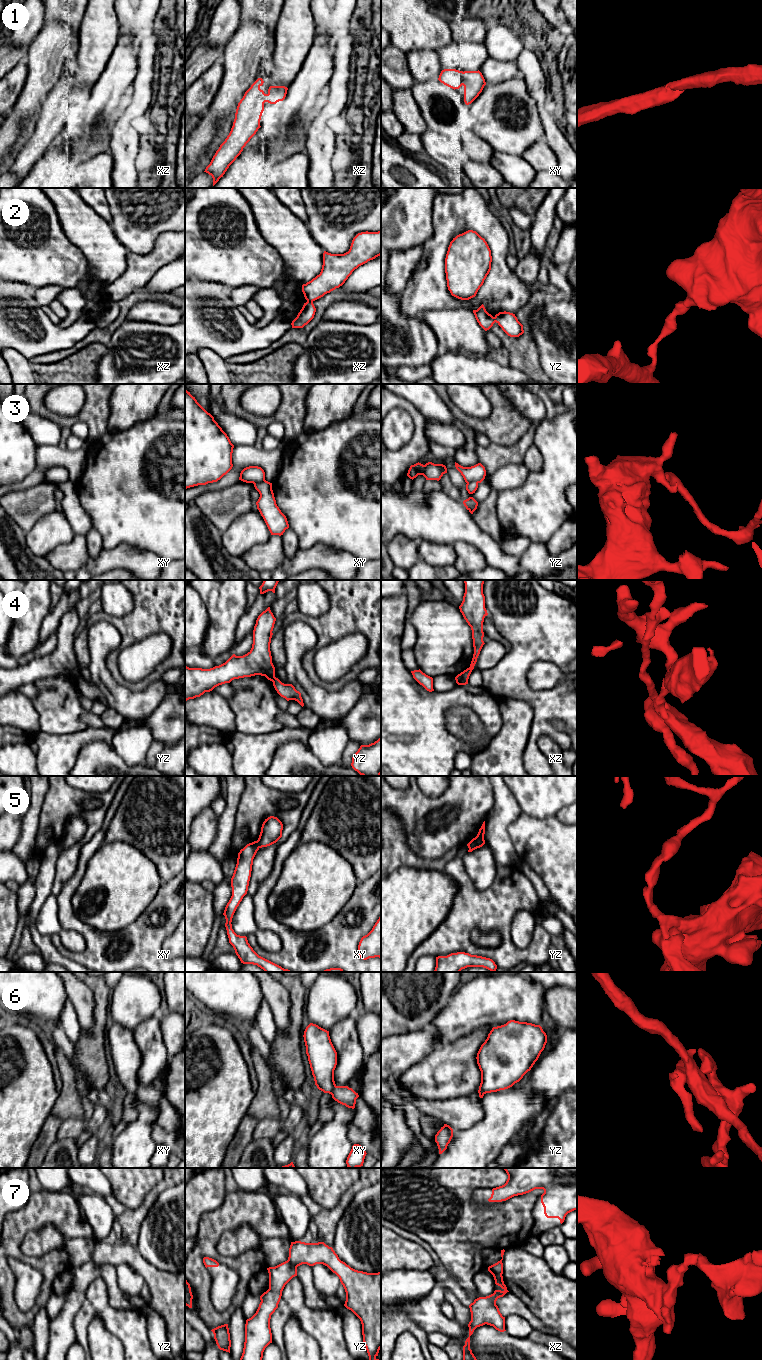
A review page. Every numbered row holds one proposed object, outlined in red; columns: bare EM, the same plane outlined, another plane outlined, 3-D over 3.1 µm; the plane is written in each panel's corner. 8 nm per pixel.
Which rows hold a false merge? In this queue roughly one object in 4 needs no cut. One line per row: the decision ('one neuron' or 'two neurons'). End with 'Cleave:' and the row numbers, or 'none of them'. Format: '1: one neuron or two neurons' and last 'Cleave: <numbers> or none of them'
1: one neuron
2: two neurons
3: two neurons
4: two neurons
5: two neurons
6: two neurons
7: two neurons
Cleave: 2, 3, 4, 5, 6, 7

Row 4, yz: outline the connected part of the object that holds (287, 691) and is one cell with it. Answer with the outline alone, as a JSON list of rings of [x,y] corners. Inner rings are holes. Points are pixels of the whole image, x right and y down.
[[[274,678],[273,686],[277,693],[285,698],[287,701],[295,700],[297,701],[302,707],[304,706],[303,699],[301,697],[301,693],[295,689],[292,684],[284,684],[278,678]]]

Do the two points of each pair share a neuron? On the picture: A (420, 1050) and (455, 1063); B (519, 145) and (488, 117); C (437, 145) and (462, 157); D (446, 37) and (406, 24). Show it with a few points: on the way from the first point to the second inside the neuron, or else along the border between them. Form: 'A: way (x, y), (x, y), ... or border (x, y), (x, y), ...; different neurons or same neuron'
A: border (439, 1044), (422, 1059), (409, 1067); different neurons
B: way (511, 137), (496, 122); same neuron
C: way (443, 151), (450, 156), (456, 157); same neuron
D: way (436, 33), (416, 28); same neuron

